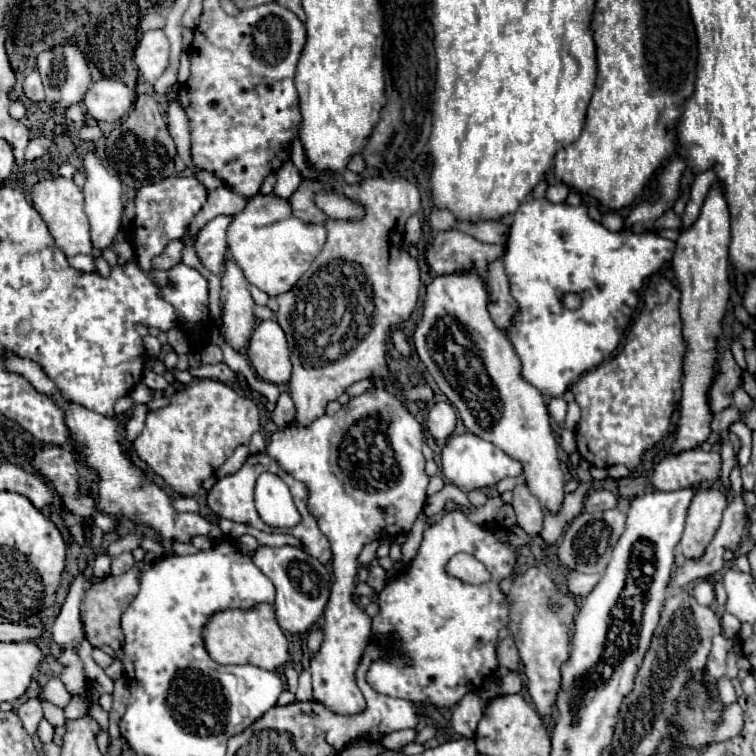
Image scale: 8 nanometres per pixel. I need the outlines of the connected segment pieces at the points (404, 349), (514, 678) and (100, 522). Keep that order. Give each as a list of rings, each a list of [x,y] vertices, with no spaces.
[[[399,325],[399,327],[395,327],[393,331],[391,331],[391,343],[393,343],[393,347],[401,353],[401,355],[409,355],[411,353],[411,347],[409,347],[409,343],[407,343],[407,337],[405,337],[405,333],[403,333],[403,325]]]
[[[509,671],[505,677],[499,679],[499,689],[503,695],[507,693],[519,693],[521,691],[521,679],[515,671]]]
[[[95,515],[93,521],[97,523],[97,527],[102,529],[104,533],[112,532],[116,529],[116,520],[109,515]]]

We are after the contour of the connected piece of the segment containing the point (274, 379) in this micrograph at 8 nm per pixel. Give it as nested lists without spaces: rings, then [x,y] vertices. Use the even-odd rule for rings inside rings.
[[[275,319],[259,321],[249,343],[249,363],[257,377],[269,383],[287,383],[291,377],[289,347],[281,325]]]

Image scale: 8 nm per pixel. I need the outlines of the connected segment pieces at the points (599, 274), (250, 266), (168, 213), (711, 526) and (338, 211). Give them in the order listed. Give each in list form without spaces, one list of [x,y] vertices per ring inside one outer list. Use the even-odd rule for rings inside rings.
[[[547,199],[523,201],[509,229],[503,259],[511,295],[517,301],[517,311],[509,327],[509,341],[519,355],[521,377],[529,385],[537,387],[543,397],[561,397],[579,379],[581,373],[597,367],[607,355],[617,349],[621,333],[639,303],[639,291],[643,287],[645,275],[659,271],[663,261],[673,257],[673,251],[675,243],[659,237],[657,233],[635,235],[631,231],[607,231],[603,225],[589,219],[585,205],[555,205]],[[567,293],[577,293],[581,297],[579,309],[571,311],[563,307],[561,297]]]
[[[253,195],[247,207],[233,215],[227,227],[227,249],[229,257],[241,267],[247,281],[267,295],[279,295],[289,291],[299,277],[311,267],[325,243],[325,227],[303,223],[293,217],[291,207],[285,199],[275,195]]]
[[[195,175],[165,177],[159,183],[151,183],[135,191],[135,219],[131,223],[129,241],[133,243],[135,261],[141,271],[149,271],[153,257],[159,255],[171,241],[181,241],[185,237],[191,219],[201,211],[207,195],[209,191]]]
[[[713,485],[709,489],[699,489],[689,505],[685,531],[679,541],[681,553],[685,557],[701,557],[717,527],[721,525],[721,515],[729,505],[725,489]]]
[[[319,193],[315,197],[315,203],[317,203],[317,207],[321,207],[333,219],[359,219],[363,215],[359,205],[351,203],[349,199],[341,197],[341,195]]]

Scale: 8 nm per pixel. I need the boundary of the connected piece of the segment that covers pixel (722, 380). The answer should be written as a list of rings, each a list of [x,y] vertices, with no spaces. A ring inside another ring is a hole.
[[[725,351],[721,363],[719,363],[719,373],[713,379],[713,385],[709,389],[709,409],[713,413],[723,411],[725,407],[731,405],[731,393],[735,387],[741,385],[741,369],[737,367],[731,351]]]

